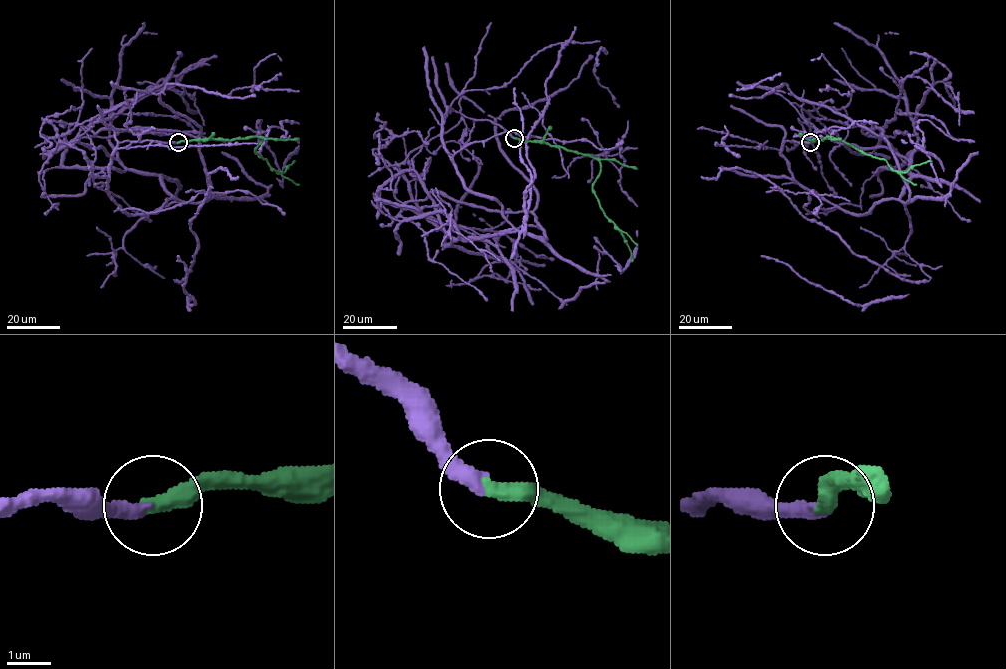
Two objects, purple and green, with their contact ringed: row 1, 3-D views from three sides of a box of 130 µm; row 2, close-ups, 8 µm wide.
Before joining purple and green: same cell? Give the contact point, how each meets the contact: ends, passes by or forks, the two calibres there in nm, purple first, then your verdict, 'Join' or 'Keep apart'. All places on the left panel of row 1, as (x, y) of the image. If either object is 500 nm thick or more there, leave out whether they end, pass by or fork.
Place: (178, 142). At the ring purple ends. At the ring green ends. Thickness 360 nm (purple) against 400 nm. Join

